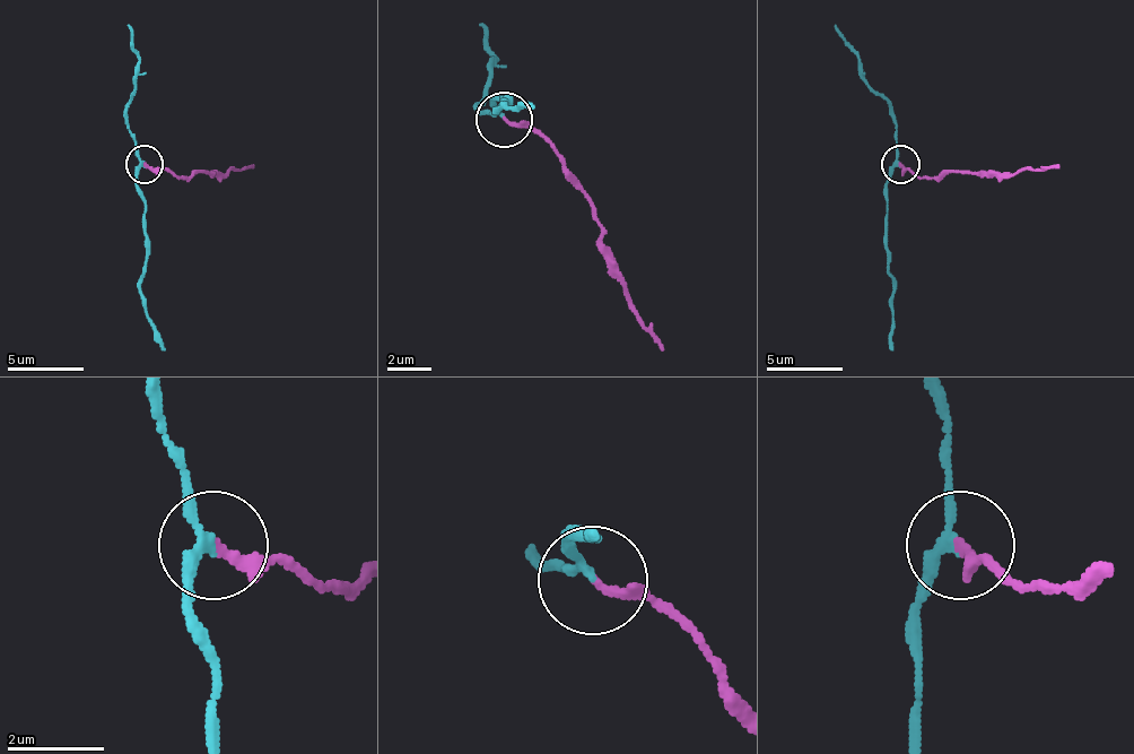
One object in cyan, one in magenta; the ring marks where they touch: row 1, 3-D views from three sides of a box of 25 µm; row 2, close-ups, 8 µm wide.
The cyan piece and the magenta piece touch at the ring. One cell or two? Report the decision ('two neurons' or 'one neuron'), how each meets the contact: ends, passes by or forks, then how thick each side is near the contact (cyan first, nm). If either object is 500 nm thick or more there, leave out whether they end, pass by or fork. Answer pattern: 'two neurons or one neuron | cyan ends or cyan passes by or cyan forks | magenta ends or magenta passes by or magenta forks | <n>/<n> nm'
two neurons | cyan passes by | magenta ends | 190/200 nm

